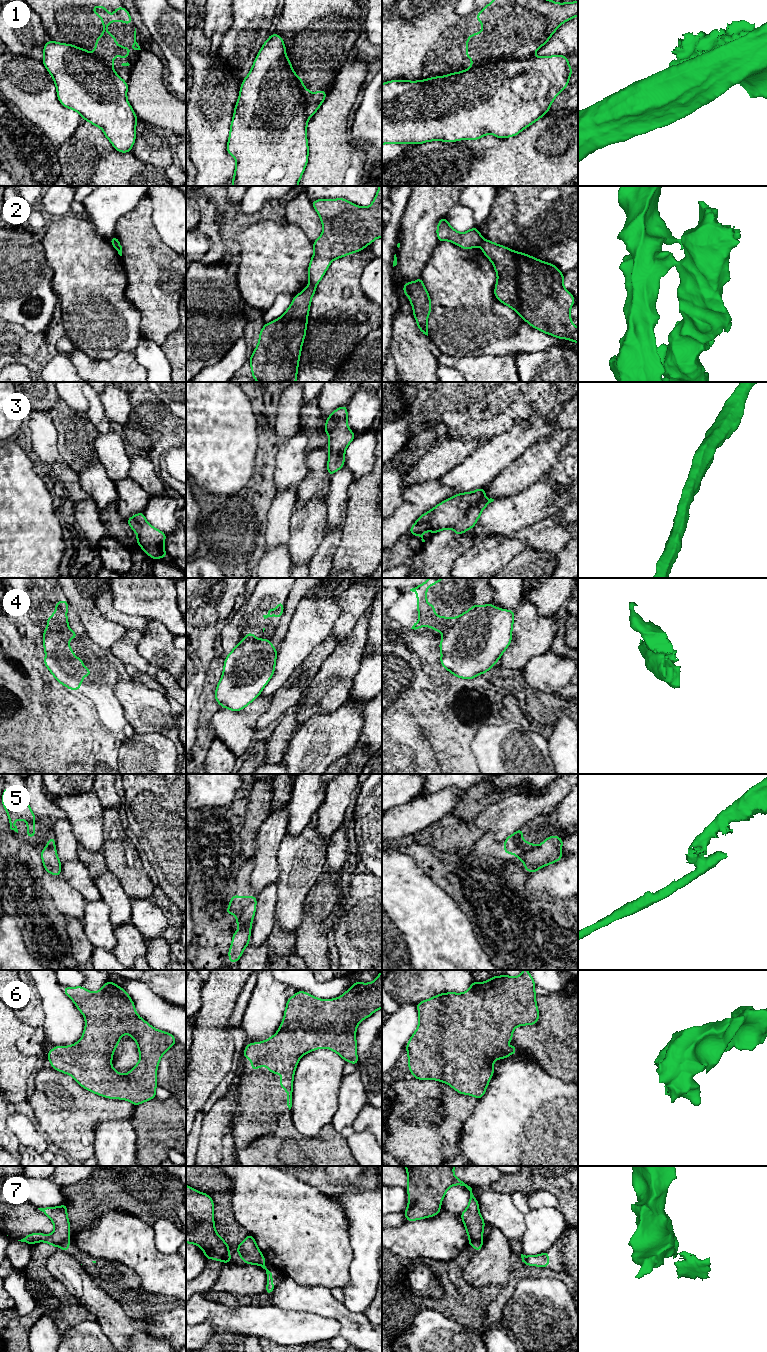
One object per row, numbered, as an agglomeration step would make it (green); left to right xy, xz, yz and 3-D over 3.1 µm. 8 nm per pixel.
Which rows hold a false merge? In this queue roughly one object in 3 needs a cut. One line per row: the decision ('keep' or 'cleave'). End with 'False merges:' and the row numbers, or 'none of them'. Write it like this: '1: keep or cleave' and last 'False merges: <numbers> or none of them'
1: cleave
2: cleave
3: keep
4: cleave
5: cleave
6: keep
7: cleave
False merges: 1, 2, 4, 5, 7

